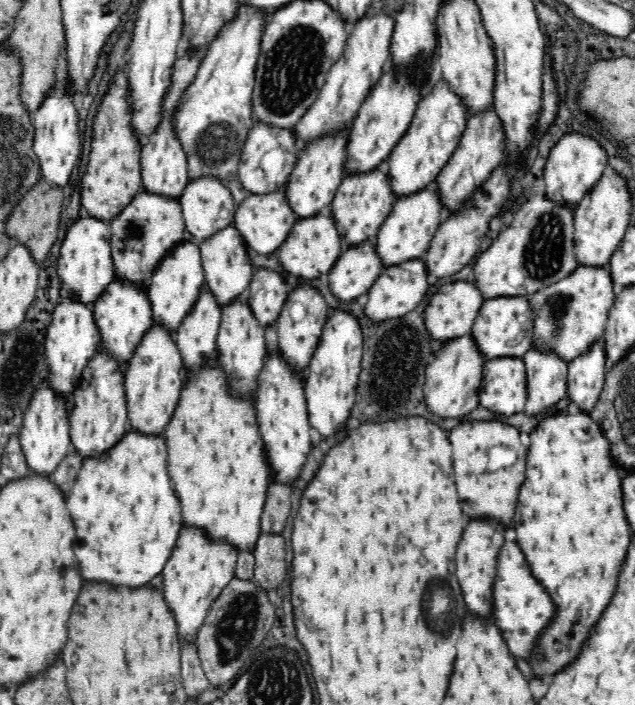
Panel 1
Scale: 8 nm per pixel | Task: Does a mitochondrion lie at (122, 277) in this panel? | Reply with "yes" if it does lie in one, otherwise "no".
no

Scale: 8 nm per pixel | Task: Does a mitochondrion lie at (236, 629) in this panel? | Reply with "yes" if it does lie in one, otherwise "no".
yes

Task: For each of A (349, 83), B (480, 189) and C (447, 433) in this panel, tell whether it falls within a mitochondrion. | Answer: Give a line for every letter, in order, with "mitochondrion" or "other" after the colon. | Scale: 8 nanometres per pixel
A: other
B: other
C: other

